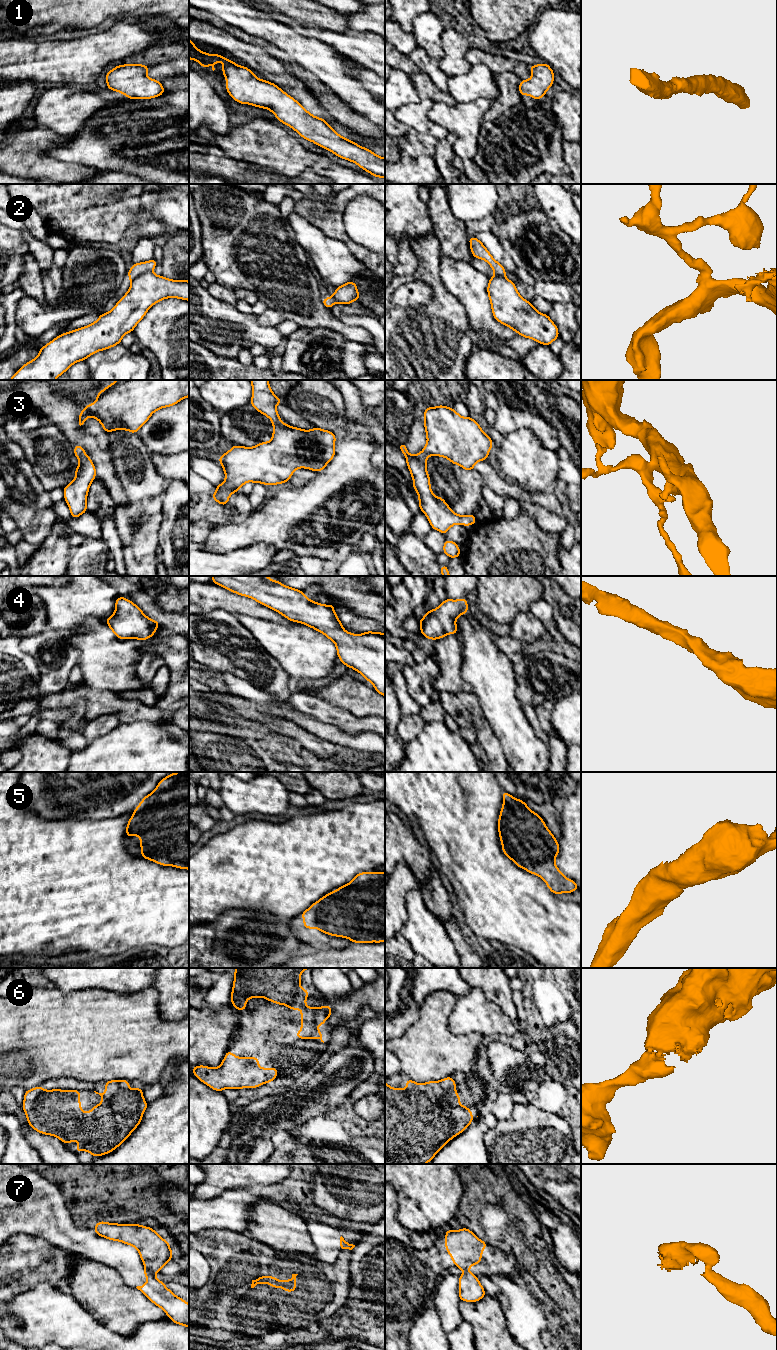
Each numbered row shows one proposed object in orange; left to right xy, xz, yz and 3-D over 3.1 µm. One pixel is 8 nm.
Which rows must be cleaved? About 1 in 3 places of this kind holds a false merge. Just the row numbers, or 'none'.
2, 7

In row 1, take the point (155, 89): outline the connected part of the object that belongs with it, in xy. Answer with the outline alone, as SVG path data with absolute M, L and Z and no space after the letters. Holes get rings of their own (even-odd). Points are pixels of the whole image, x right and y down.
M117 65L106 72L107 88L124 94L129 99L151 99L161 96L166 90L161 81L148 78L149 65Z

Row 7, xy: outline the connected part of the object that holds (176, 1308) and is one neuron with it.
M144 1269L144 1276L148 1281L143 1286L137 1286L152 1303L164 1310L166 1315L172 1320L173 1323L183 1325L189 1328L189 1304L182 1298L176 1296L171 1290L169 1290L163 1281L158 1280L154 1273Z

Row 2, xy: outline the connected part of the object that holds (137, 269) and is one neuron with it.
M154 258L146 262L133 264L127 272L128 276L130 277L129 279L127 279L127 282L134 280L137 276L145 272L153 271L157 264L158 263Z

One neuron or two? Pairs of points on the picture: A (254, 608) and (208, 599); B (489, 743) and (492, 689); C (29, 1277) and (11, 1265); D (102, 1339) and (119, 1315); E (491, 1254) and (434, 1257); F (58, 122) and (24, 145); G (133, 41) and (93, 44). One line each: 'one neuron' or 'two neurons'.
A: one neuron
B: two neurons
C: one neuron
D: two neurons
E: one neuron
F: two neurons
G: one neuron

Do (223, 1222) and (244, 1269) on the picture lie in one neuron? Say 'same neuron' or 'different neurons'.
different neurons

